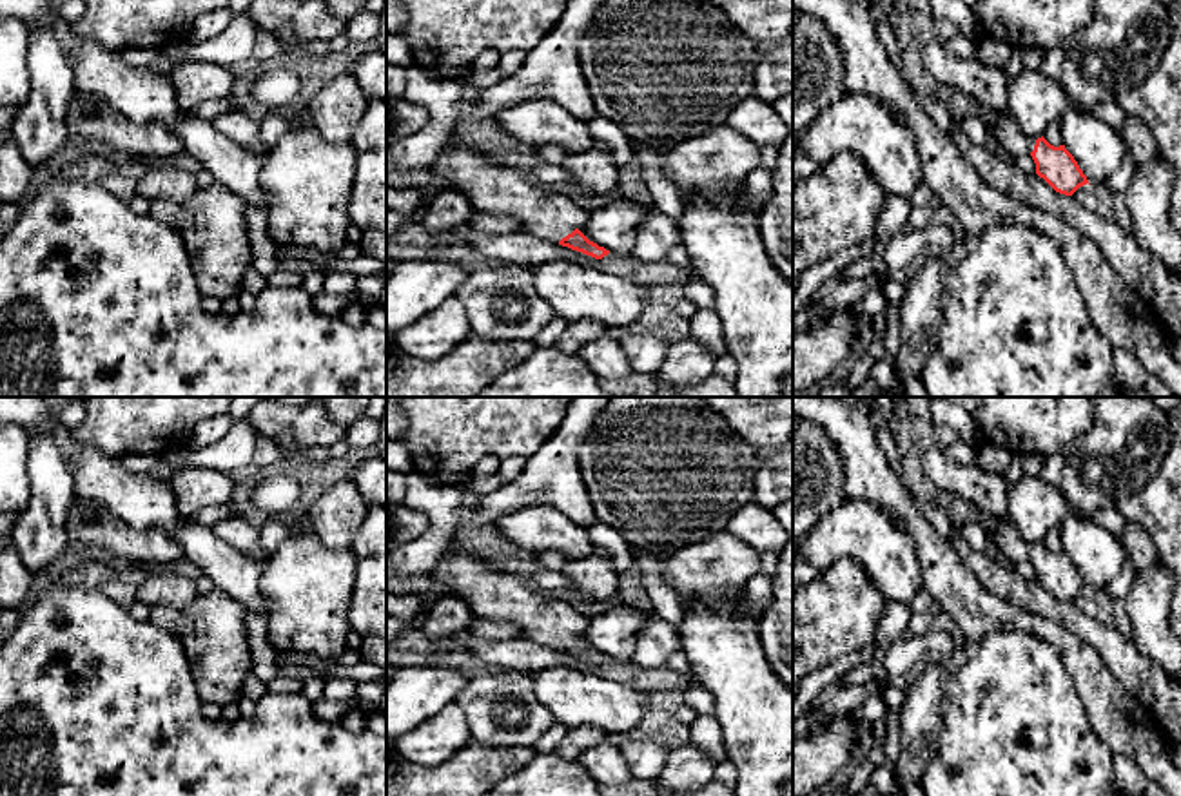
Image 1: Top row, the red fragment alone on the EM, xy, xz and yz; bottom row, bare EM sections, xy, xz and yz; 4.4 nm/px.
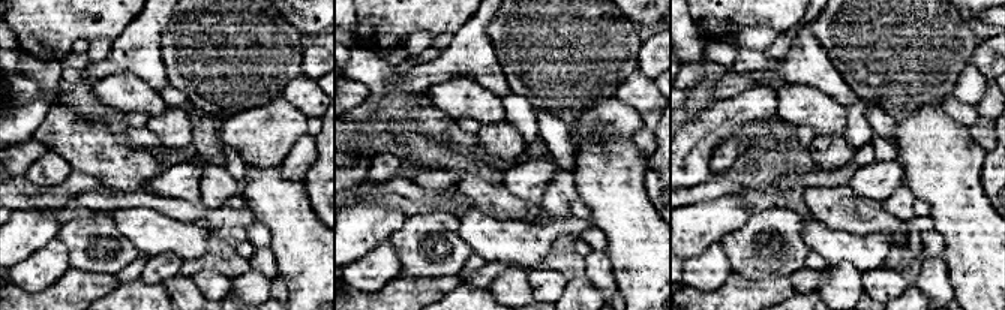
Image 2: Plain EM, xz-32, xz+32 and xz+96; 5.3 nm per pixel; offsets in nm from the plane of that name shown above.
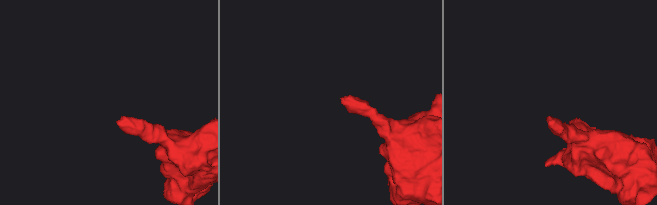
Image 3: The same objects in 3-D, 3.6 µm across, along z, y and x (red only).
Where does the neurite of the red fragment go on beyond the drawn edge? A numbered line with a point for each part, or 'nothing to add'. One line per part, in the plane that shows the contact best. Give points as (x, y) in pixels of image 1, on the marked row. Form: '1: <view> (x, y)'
1: xz (492, 189)

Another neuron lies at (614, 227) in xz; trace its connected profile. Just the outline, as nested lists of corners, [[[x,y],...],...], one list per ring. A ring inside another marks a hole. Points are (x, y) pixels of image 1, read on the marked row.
[[[619,199],[604,209],[582,216],[579,230],[599,247],[620,256],[631,256],[637,228],[651,209]]]

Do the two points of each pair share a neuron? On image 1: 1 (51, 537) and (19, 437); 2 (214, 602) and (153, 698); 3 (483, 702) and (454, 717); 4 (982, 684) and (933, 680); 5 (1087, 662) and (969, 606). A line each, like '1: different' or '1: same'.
1: different
2: different
3: different
4: different
5: same

